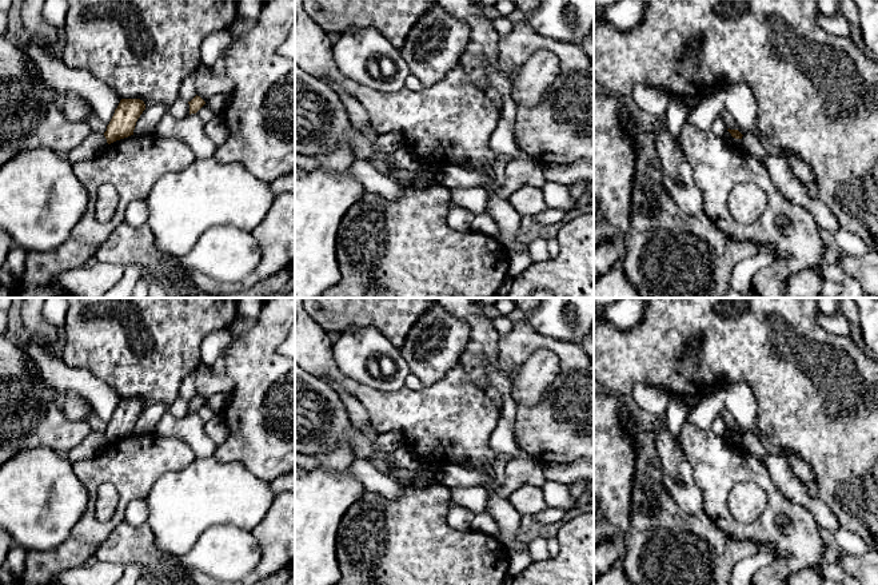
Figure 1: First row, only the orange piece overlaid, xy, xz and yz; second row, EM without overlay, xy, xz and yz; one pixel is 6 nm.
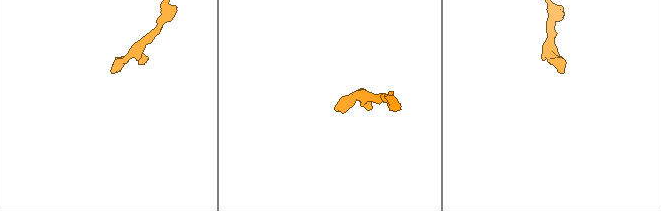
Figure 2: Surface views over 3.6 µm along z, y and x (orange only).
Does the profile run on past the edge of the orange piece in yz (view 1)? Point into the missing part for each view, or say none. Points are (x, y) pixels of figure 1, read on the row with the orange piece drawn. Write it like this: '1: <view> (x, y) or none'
1: none

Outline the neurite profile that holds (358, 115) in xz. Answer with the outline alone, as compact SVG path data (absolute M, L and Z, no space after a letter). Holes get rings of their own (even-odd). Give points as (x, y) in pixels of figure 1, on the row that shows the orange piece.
M328 79L322 80L324 80L340 96L348 114L348 119L355 128L363 131L367 126L370 126L368 114L360 102L350 96L339 84Z

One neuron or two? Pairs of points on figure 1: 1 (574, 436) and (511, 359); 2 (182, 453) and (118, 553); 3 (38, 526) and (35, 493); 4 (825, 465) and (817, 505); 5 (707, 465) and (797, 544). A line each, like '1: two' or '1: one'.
1: one
2: two
3: one
4: two
5: one

